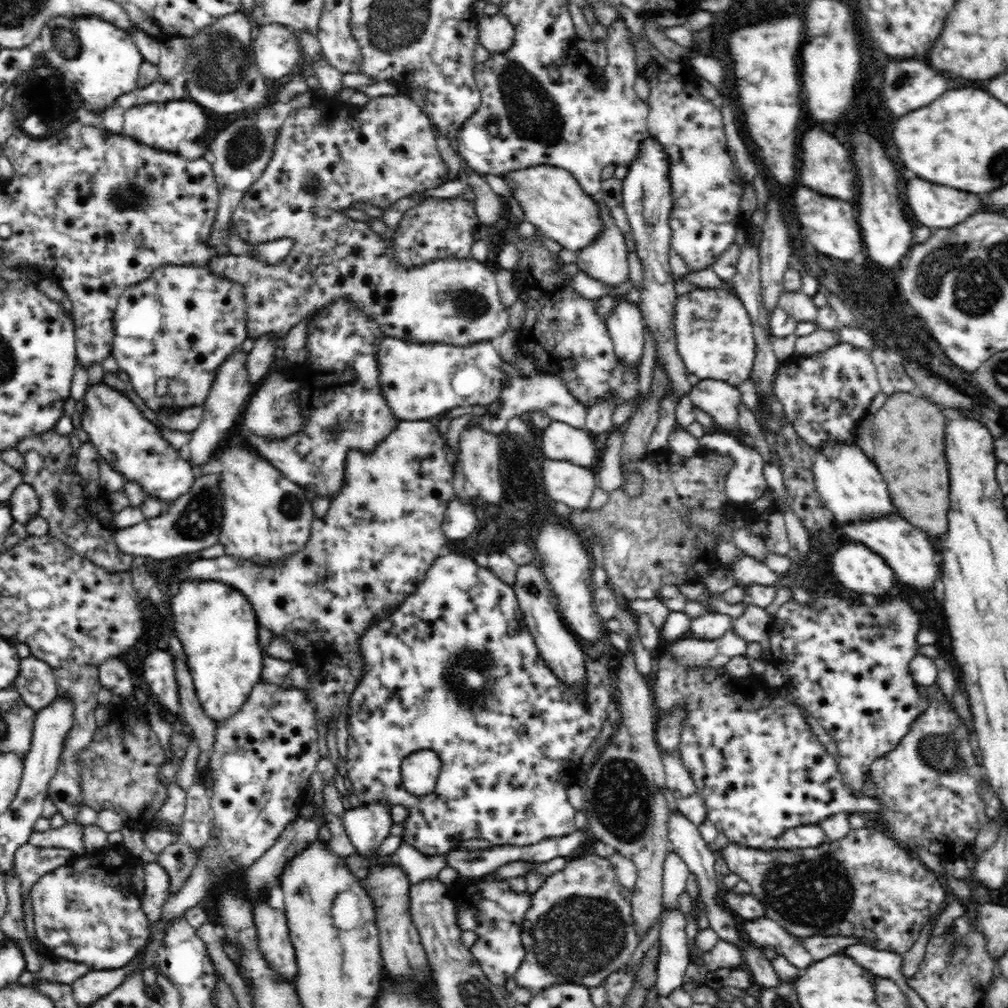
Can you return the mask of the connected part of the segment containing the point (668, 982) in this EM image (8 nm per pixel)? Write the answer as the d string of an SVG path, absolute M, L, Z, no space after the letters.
M679 908L663 910L659 921L659 950L657 962L657 996L670 996L684 984L684 974L691 962L686 936L686 920Z

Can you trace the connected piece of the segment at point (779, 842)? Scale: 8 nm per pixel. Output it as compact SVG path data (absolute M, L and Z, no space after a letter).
M800 825L785 830L779 837L776 837L771 843L776 848L784 850L794 850L794 848L816 848L824 842L829 842L826 833L820 825Z

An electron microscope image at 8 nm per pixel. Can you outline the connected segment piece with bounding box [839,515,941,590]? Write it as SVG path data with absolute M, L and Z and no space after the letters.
M900 515L842 525L839 531L844 539L860 542L870 551L884 558L895 576L898 576L898 580L912 588L920 588L920 590L932 588L934 580L941 576L940 568L936 568L934 564L934 544L930 542L930 537Z

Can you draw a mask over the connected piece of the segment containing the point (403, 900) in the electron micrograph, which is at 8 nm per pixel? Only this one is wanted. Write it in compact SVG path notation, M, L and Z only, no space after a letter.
M396 861L375 866L372 874L364 874L361 881L366 895L372 901L376 912L376 926L379 930L380 954L386 974L396 980L428 980L429 960L416 927L409 913L410 880Z

